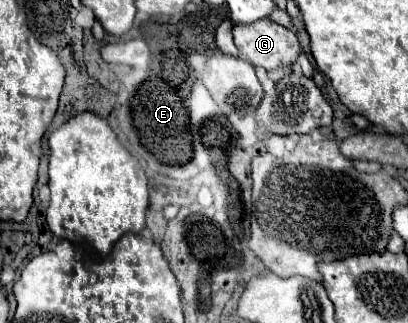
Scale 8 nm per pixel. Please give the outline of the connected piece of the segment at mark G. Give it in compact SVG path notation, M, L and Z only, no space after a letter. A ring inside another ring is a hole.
M269 17L255 23L233 25L233 37L239 57L265 67L267 71L295 63L301 51L297 35L273 23Z

